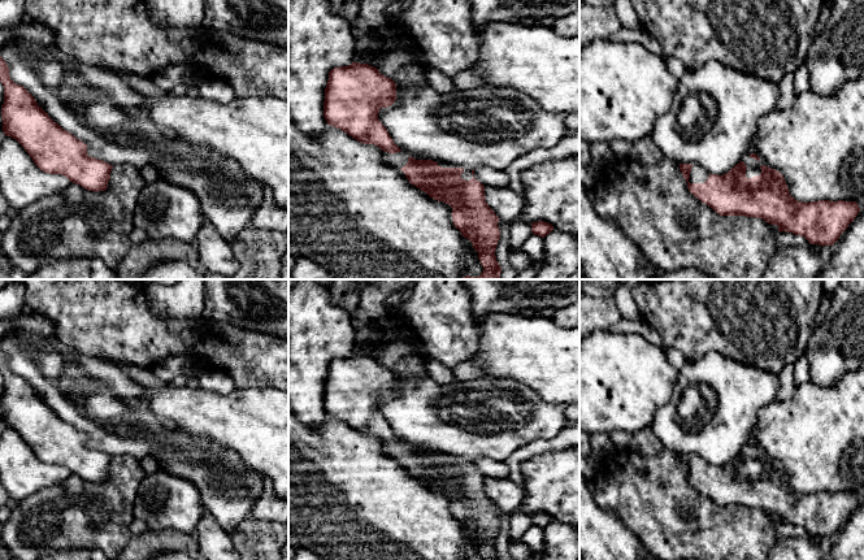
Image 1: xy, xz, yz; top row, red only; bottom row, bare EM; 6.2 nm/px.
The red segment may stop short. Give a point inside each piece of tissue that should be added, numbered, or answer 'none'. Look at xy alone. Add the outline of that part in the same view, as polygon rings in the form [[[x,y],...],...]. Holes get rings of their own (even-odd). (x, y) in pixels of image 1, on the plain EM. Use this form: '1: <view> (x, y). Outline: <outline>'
none

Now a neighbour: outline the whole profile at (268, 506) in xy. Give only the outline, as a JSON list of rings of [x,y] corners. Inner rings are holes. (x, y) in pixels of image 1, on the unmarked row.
[[[268,477],[262,482],[262,492],[252,507],[251,517],[275,522],[288,521],[288,502],[279,499],[274,494],[273,481]]]

